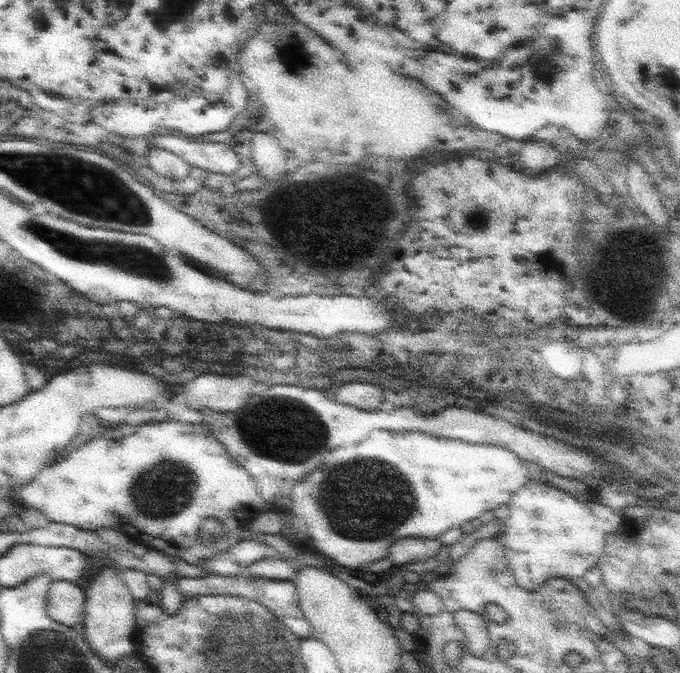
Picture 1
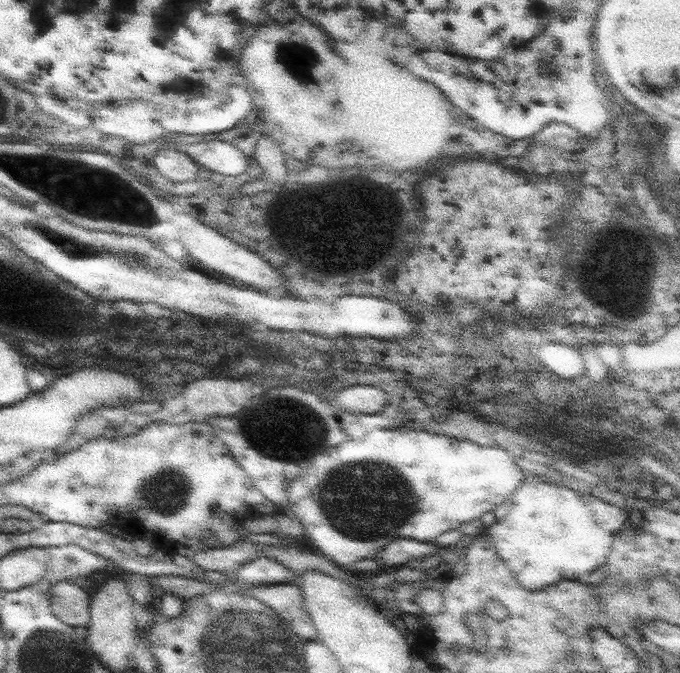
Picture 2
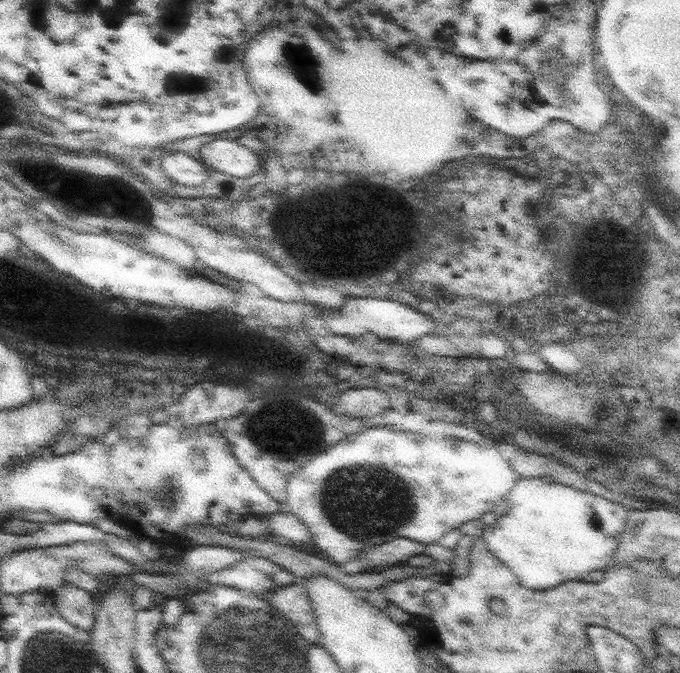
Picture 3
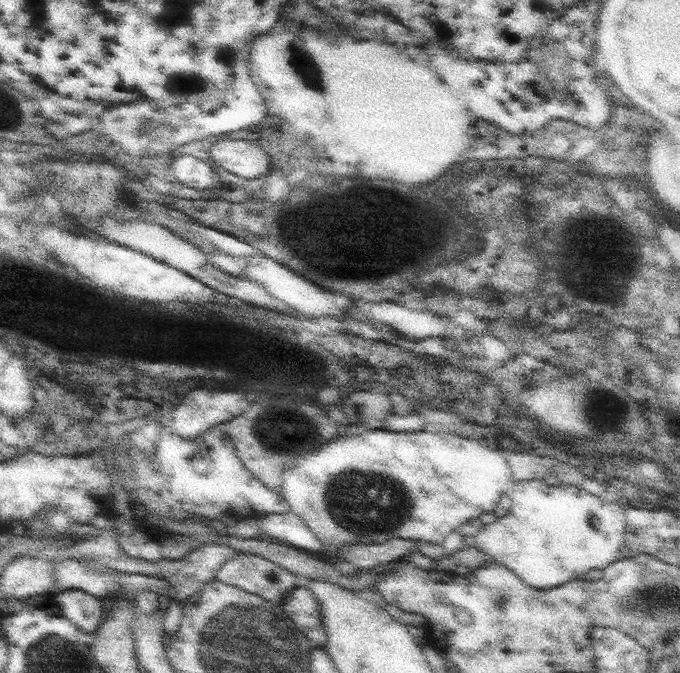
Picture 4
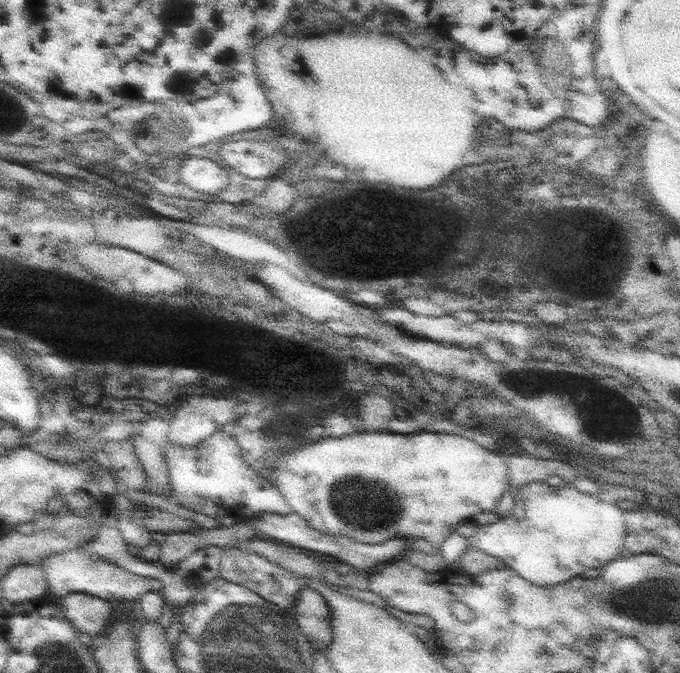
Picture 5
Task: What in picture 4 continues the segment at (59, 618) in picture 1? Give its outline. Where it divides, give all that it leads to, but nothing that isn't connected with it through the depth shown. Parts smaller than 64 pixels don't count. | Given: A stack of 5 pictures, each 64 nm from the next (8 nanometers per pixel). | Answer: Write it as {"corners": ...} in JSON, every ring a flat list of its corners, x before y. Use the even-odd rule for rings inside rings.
{"corners":[[55,592,55,604,59,614,71,620,81,632,95,634,105,622,101,600,89,592]]}

